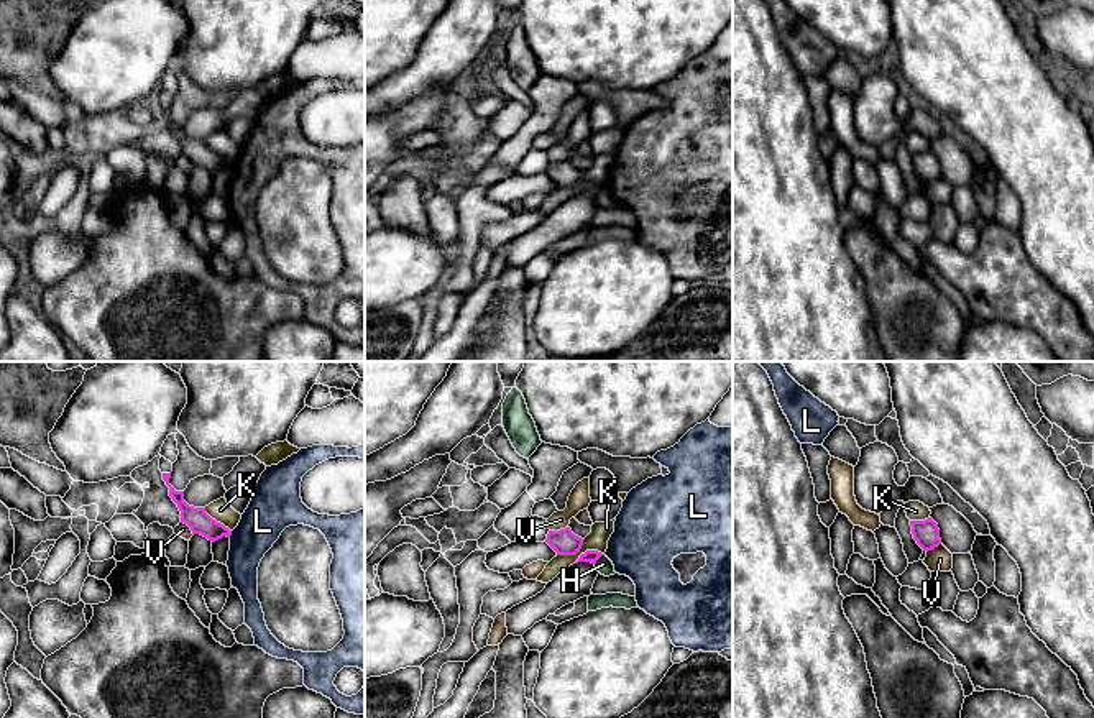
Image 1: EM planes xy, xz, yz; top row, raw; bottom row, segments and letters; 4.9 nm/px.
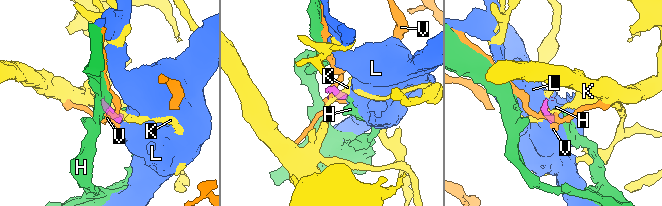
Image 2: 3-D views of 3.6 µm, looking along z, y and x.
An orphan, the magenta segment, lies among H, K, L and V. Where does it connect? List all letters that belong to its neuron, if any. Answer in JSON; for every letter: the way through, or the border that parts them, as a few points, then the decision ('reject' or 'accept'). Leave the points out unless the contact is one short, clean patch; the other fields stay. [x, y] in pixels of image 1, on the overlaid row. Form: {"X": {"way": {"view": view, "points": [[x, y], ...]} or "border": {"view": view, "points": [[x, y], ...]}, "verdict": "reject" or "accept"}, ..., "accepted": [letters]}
{"H": {"border": {"view": "xz", "points": [[603, 554], [595, 564]]}, "verdict": "reject"}, "K": {"border": {"view": "xz", "points": [[603, 552], [577, 551], [557, 556]]}, "verdict": "reject"}, "L": {"border": {"view": "xy", "points": [[232, 531], [229, 536]]}, "verdict": "reject"}, "V": {"border": {"view": "xz", "points": [[567, 526], [551, 531]]}, "verdict": "reject"}, "accepted": []}

